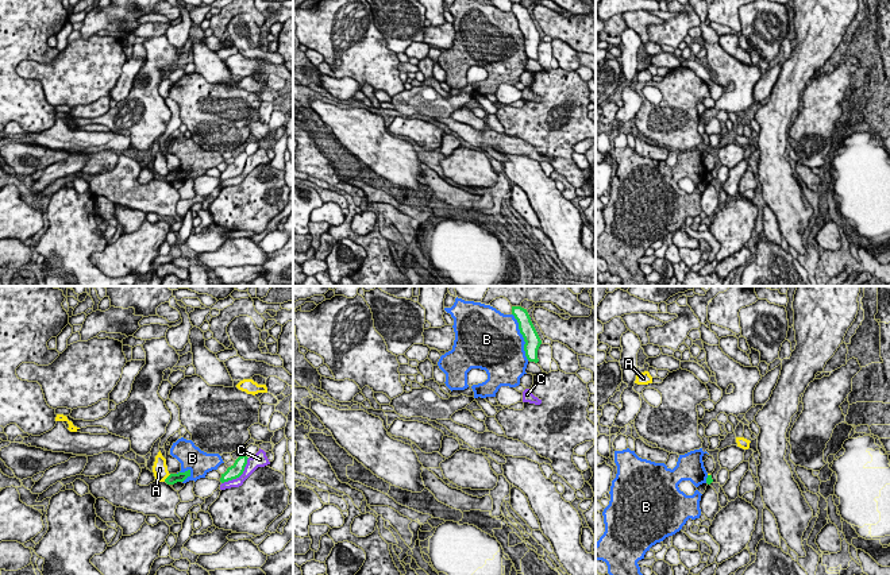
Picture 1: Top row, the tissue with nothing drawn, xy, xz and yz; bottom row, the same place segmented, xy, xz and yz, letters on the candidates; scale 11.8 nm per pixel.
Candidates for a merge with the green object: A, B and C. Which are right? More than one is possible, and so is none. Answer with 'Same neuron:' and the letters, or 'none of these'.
Same neuron: none of these

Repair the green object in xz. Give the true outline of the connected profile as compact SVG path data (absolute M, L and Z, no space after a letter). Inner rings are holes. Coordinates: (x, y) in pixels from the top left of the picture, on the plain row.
M512 4L512 12L515 13L515 16L519 20L519 27L520 31L524 35L524 49L525 49L525 54L529 59L535 59L538 61L538 47L542 42L542 38L531 19L531 15L527 9L527 7L521 5L521 4Z

